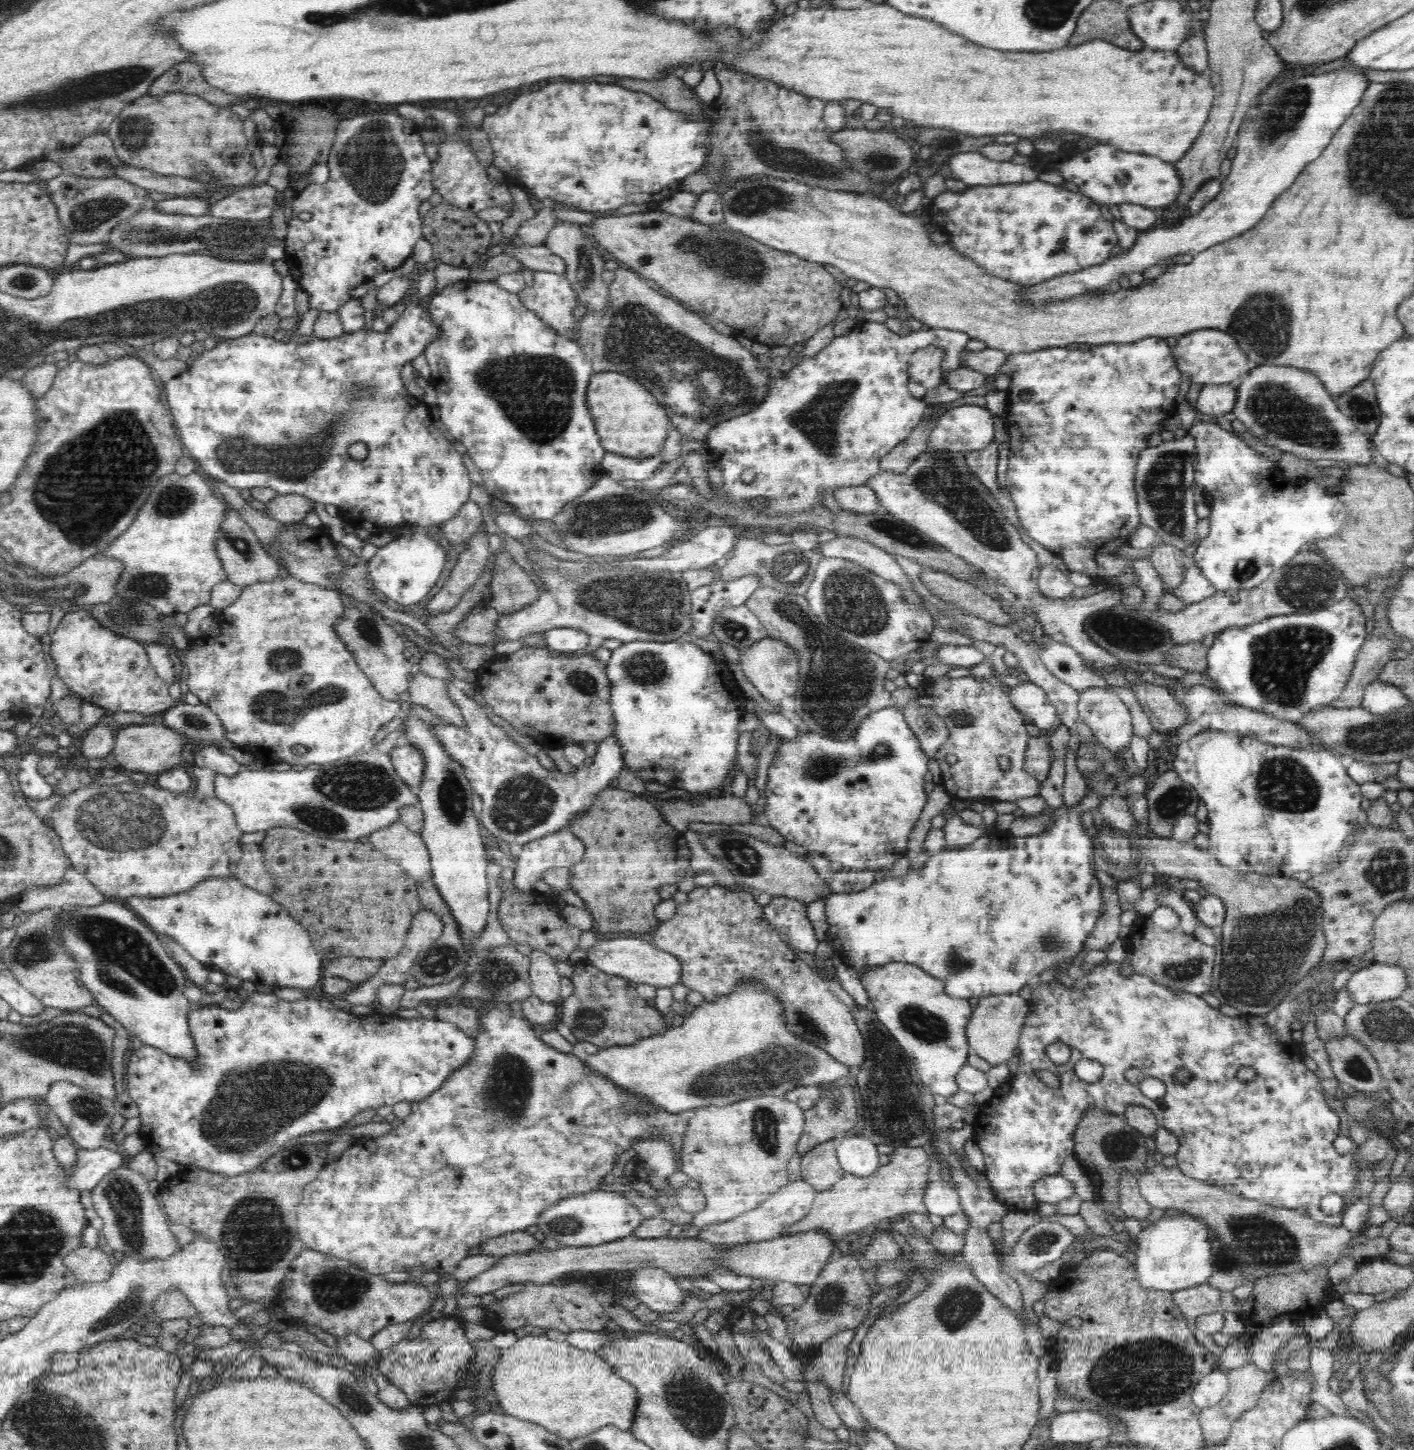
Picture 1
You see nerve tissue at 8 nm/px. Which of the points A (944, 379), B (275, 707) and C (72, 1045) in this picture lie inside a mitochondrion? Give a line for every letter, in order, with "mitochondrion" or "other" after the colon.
A: other
B: mitochondrion
C: mitochondrion

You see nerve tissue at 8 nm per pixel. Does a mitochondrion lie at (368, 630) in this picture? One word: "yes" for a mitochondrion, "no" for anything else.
yes

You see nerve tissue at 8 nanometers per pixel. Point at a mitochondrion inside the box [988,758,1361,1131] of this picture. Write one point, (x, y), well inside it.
(1267, 948)

